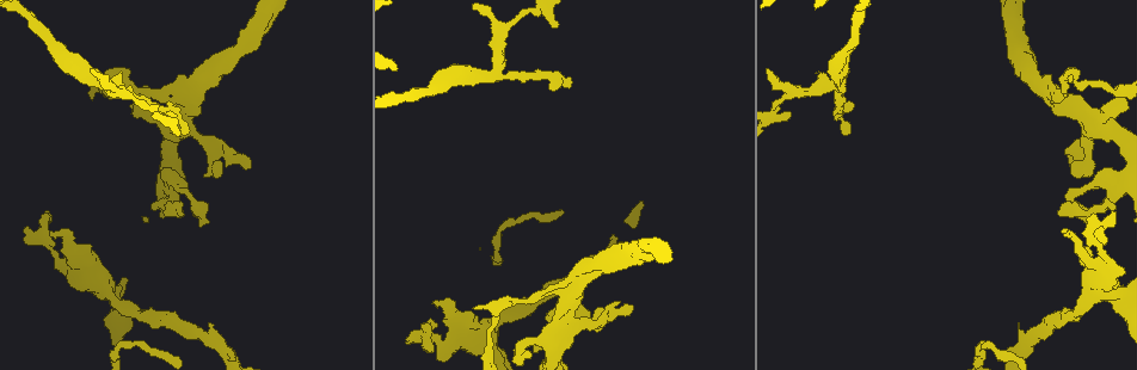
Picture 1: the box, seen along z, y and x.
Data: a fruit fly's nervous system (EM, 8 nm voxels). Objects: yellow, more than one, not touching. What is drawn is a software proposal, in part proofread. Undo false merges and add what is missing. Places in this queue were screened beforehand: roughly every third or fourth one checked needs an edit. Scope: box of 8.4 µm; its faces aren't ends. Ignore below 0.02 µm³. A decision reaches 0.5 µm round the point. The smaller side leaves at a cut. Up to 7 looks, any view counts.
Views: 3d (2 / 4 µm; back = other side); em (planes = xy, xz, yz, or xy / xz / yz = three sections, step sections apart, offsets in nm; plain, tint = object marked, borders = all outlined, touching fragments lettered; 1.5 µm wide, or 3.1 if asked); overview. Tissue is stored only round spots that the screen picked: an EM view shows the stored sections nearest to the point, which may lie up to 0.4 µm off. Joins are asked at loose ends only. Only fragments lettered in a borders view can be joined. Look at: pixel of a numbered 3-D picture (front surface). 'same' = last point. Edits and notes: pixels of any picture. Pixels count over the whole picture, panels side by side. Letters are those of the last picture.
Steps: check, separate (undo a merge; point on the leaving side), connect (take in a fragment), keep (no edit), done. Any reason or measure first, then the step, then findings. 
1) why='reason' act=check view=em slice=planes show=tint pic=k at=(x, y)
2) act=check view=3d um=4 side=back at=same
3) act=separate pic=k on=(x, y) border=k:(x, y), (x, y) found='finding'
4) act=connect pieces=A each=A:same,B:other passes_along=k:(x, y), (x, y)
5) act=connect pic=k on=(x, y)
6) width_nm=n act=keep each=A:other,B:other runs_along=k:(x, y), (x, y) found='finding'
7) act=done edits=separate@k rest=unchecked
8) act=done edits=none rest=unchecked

why='two arms in line, one across' act=check view=em slice=planes show=tint pic=1 at=(185, 98)

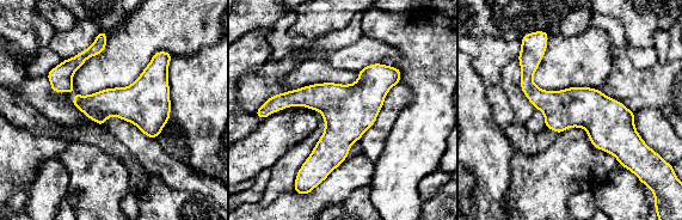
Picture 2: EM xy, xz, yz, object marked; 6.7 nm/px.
why='see the neighbours' act=check view=em slice=planes show=borders at=same

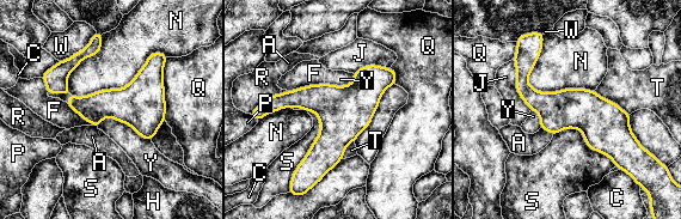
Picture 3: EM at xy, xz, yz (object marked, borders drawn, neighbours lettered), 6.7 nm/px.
act=keep each=A:other,C:other,F:other,H:other,J:other,N:other,P:other,Q:other,R:other,S:other,T:other,W:other,Y:other found='all the same neuron'

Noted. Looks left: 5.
why='free end' act=check view=3d um=2 pic=1 at=(24, 227)

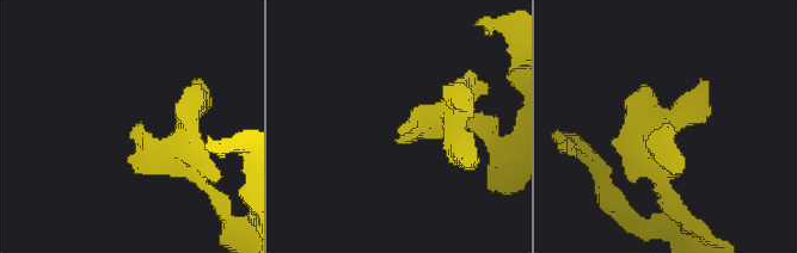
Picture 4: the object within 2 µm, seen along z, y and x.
why='need the tissue' act=check view=em um=3.1 slice=xz step=8 show=tint pic=4 at=(667, 127)

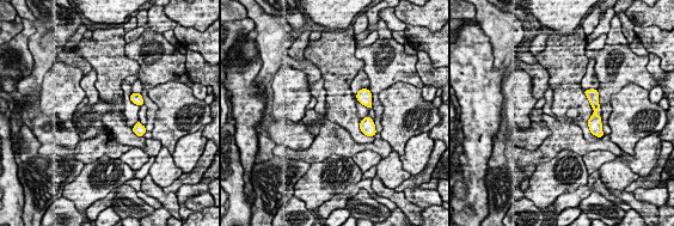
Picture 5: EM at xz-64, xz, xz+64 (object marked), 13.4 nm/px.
why='cut it another way' act=check view=em um=3.1 slice=planes show=borders at=same

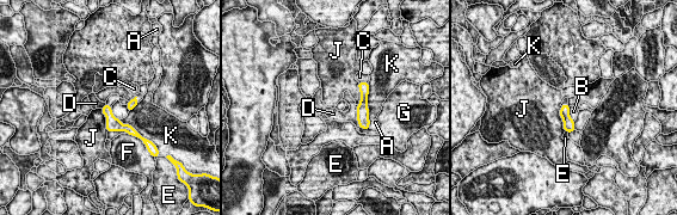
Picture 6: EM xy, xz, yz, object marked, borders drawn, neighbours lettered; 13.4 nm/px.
act=keep each=A:other,B:other,C:other,D:other,E:other,F:other,G:other,J:other,K:other border=6:(560, 106), (560, 117), (565, 130) found='none of them fits'

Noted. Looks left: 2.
act=done edits=none rest=unchecked

